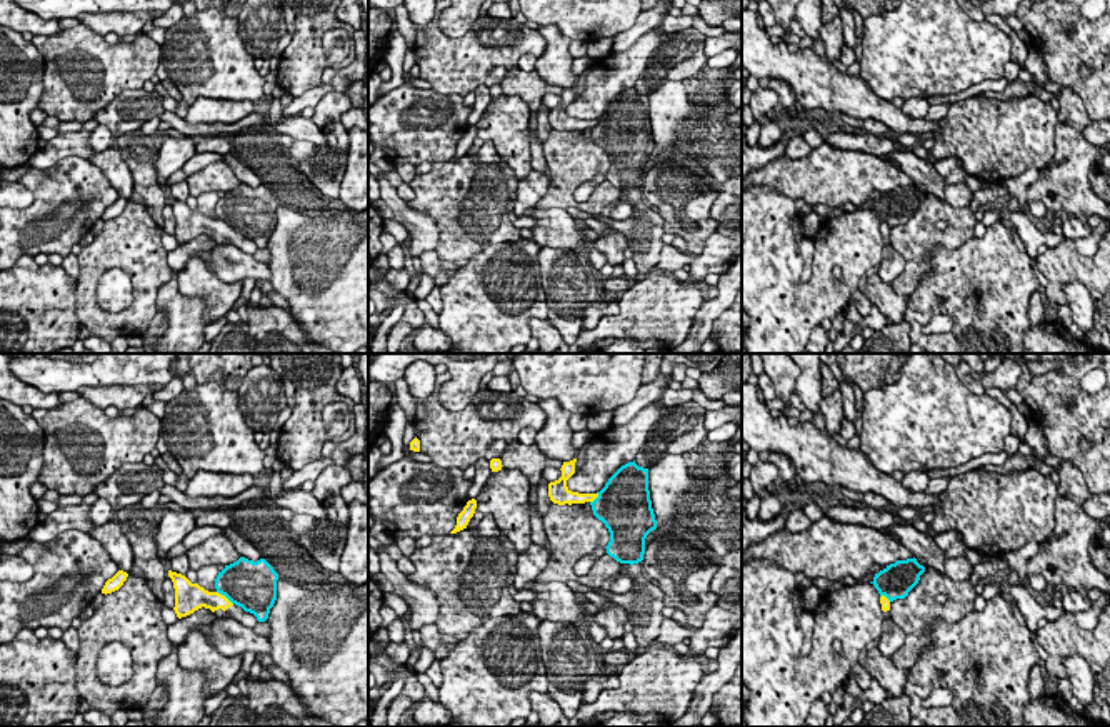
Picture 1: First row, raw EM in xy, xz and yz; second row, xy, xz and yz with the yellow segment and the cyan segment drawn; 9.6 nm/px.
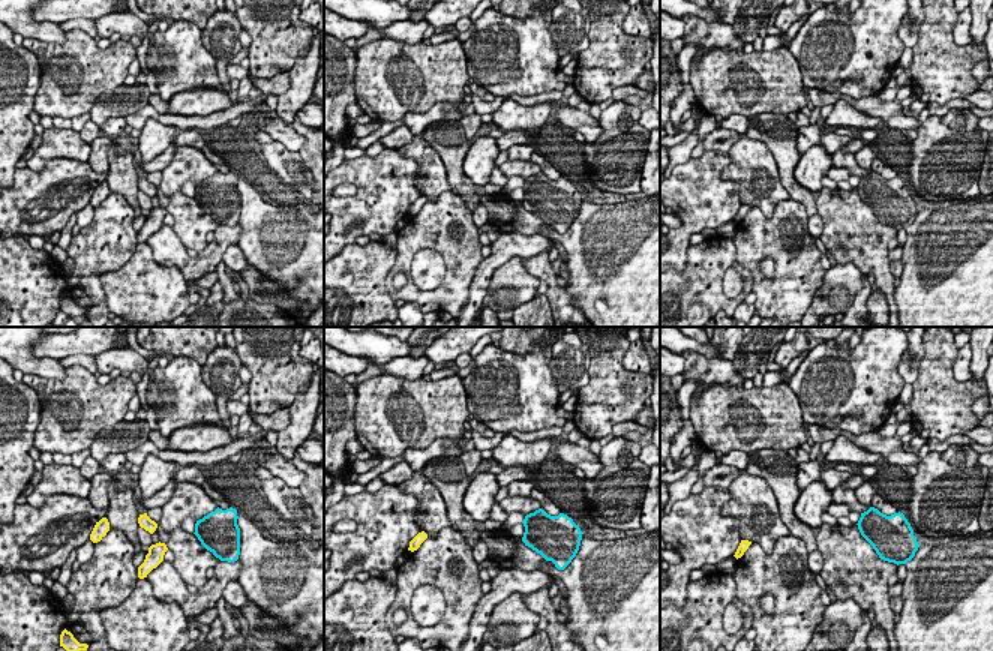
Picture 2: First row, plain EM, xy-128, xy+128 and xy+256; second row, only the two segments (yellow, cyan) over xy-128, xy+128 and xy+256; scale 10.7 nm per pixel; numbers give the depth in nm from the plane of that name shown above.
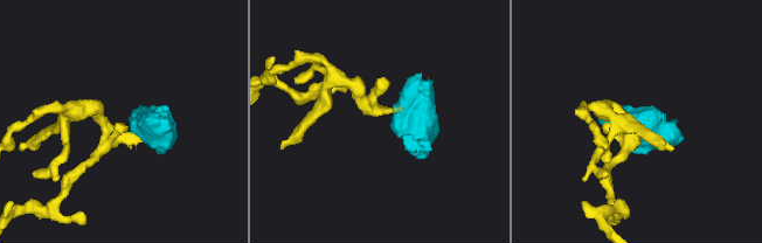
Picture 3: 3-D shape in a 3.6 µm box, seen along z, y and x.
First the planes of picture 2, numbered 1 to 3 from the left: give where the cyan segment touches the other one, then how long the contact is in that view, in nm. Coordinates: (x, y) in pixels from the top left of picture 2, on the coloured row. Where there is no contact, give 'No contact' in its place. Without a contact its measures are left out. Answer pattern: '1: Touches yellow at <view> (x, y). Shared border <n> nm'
1: No contact
2: No contact
3: No contact

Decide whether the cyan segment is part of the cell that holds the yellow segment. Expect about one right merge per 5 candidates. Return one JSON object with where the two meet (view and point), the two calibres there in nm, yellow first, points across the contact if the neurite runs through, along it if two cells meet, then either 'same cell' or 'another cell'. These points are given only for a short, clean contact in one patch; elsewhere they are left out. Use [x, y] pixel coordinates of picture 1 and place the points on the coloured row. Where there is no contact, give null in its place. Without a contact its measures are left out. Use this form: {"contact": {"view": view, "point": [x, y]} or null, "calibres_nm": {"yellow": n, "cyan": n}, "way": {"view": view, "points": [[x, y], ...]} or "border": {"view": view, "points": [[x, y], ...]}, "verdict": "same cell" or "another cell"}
{"contact": {"view": "xy", "point": [225, 597]}, "calibres_nm": {"yellow": 190, "cyan": 460}, "border": {"view": "xy", "points": [[217, 591], [232, 604]]}, "verdict": "another cell"}

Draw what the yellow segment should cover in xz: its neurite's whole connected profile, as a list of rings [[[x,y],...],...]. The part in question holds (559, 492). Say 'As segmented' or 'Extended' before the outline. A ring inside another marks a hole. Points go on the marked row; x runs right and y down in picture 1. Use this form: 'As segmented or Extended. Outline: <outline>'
As segmented. Outline: [[[577,459],[570,460],[570,462],[563,462],[562,465],[562,477],[555,482],[548,484],[548,497],[553,504],[558,505],[572,505],[572,504],[585,504],[585,502],[593,502],[598,494],[578,494],[578,492],[572,492],[567,487],[567,480],[575,474],[575,462]]]

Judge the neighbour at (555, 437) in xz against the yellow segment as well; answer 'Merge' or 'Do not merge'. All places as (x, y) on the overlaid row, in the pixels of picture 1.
Do not merge

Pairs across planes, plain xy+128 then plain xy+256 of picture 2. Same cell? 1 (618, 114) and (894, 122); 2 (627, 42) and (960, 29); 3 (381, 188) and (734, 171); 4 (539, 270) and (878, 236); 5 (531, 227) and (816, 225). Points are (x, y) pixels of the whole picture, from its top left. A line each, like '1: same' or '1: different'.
1: different
2: different
3: different
4: same
5: different

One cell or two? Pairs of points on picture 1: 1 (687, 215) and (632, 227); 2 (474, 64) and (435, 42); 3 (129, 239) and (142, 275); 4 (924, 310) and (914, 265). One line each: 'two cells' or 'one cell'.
1: two cells
2: one cell
3: one cell
4: two cells

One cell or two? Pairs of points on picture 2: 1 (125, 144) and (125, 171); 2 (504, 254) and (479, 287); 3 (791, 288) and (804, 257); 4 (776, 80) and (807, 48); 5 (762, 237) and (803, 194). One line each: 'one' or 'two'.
1: one
2: one
3: one
4: two
5: two

